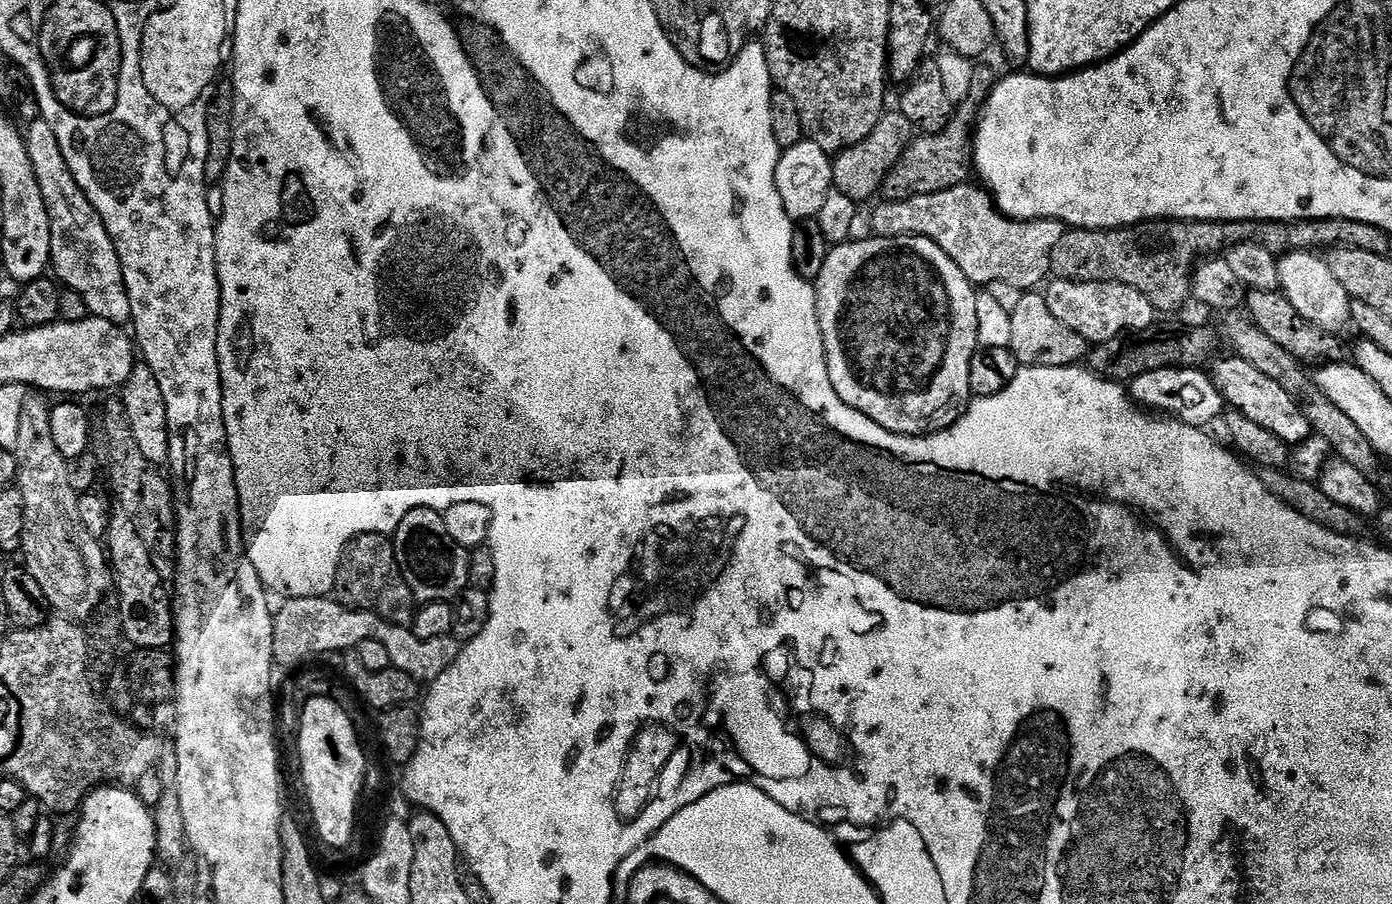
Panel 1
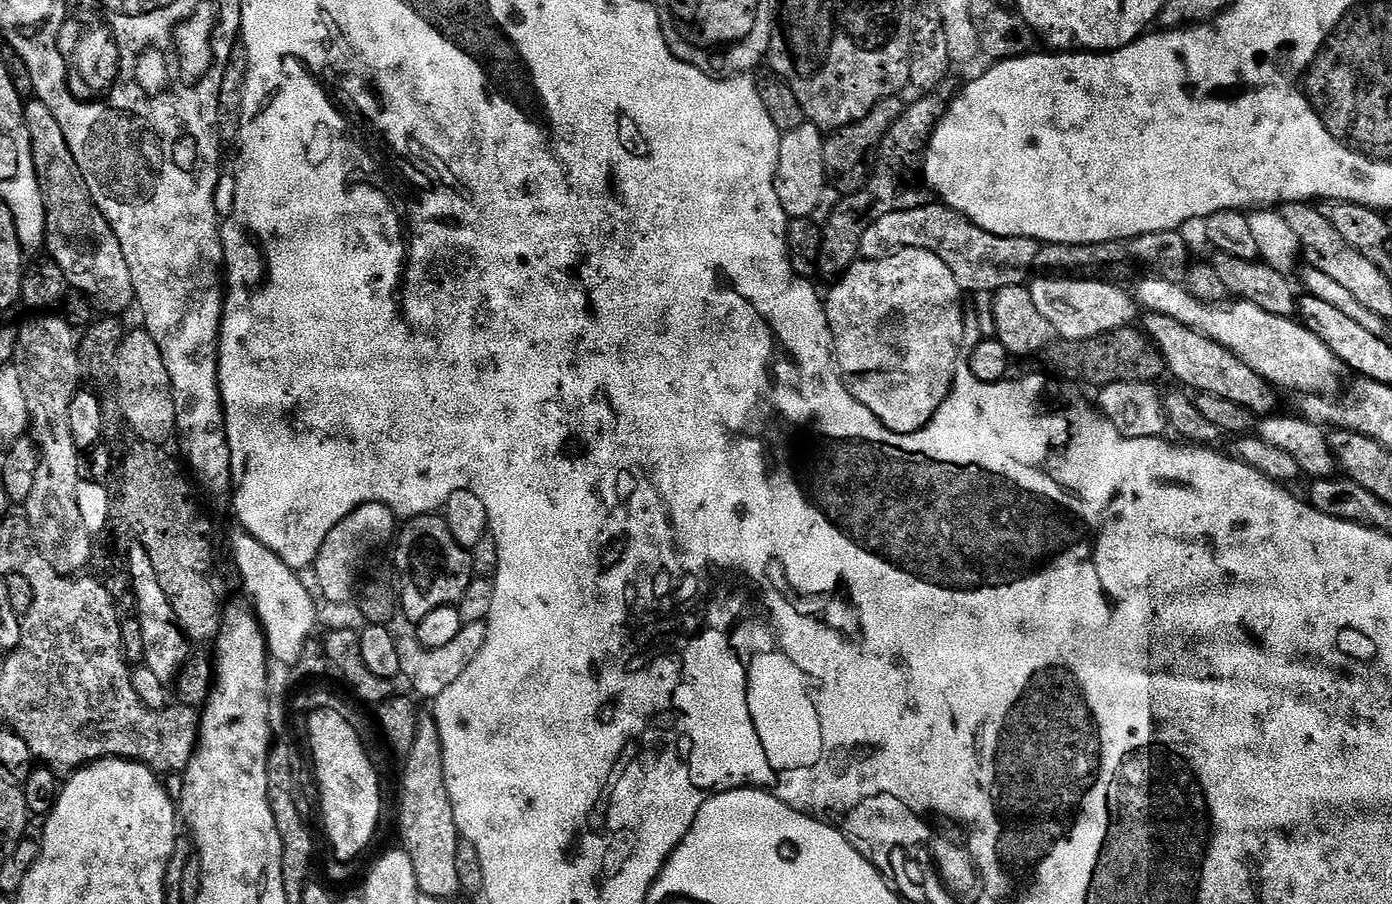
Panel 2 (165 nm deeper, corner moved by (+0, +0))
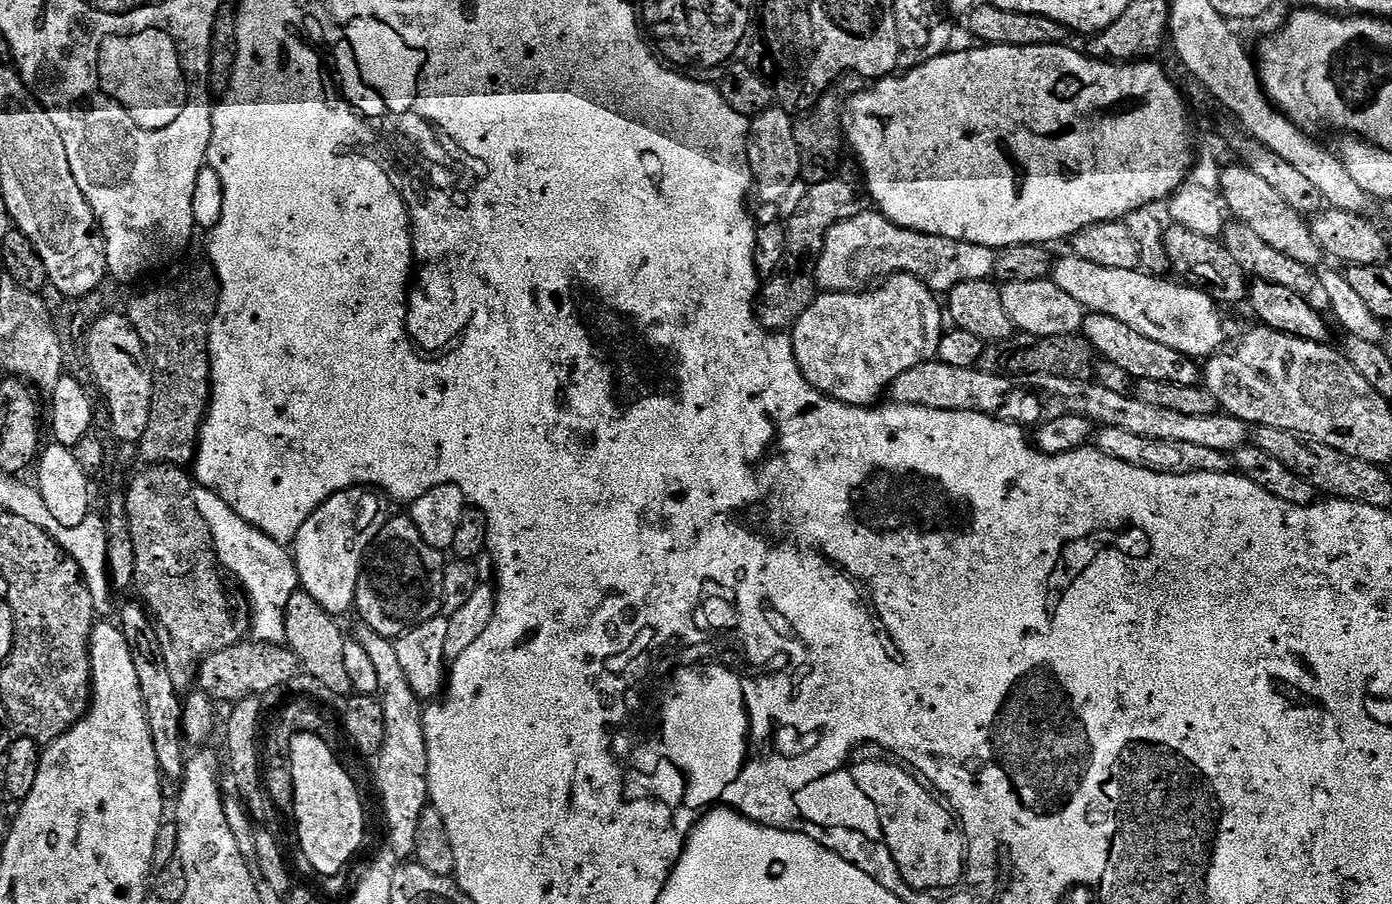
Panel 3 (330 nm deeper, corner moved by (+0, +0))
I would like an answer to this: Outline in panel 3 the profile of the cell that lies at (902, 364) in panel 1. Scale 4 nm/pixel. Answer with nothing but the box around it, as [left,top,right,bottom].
[794,274,946,406]

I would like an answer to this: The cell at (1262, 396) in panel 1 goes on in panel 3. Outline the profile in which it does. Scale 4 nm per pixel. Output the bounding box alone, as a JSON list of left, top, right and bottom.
[1082,314,1201,384]

